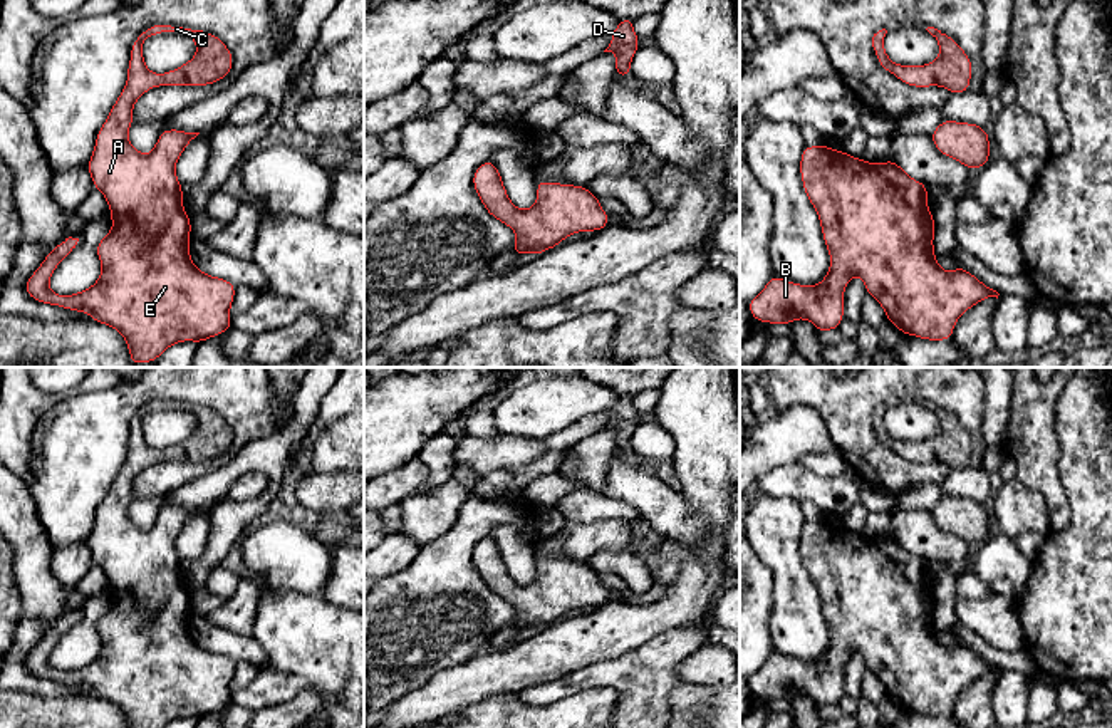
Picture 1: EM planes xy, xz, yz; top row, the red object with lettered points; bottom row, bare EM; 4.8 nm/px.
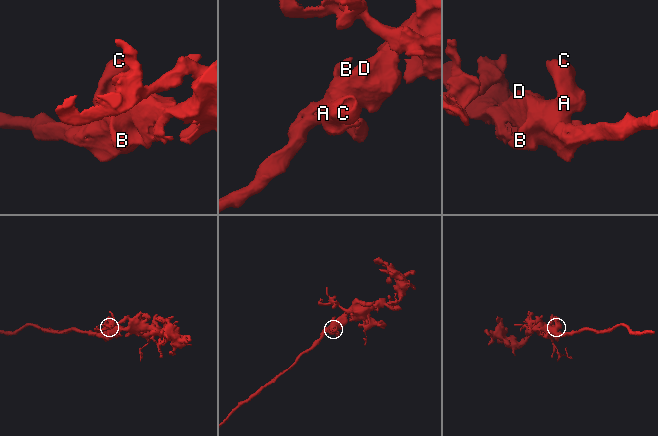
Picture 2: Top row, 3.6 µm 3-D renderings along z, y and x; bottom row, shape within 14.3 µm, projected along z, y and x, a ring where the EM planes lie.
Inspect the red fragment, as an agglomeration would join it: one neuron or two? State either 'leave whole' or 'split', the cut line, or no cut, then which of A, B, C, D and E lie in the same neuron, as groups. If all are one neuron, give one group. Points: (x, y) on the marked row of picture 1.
leave whole | no cut | A B C D E

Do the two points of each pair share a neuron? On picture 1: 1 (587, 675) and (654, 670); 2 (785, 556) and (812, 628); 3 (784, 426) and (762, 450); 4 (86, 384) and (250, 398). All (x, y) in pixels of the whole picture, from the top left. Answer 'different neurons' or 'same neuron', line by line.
1: same neuron
2: same neuron
3: same neuron
4: different neurons

